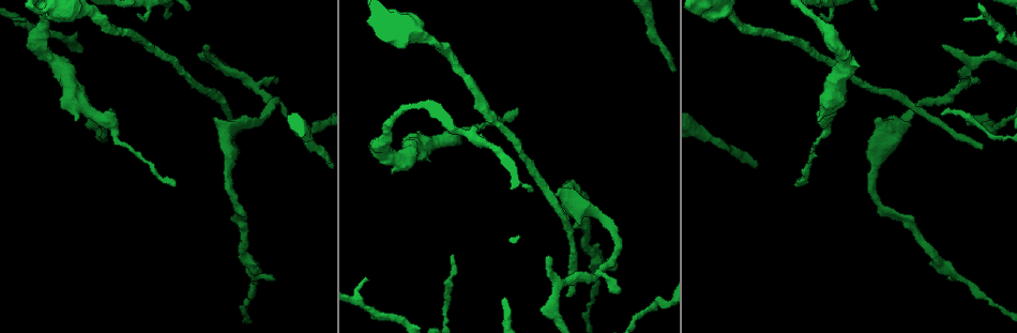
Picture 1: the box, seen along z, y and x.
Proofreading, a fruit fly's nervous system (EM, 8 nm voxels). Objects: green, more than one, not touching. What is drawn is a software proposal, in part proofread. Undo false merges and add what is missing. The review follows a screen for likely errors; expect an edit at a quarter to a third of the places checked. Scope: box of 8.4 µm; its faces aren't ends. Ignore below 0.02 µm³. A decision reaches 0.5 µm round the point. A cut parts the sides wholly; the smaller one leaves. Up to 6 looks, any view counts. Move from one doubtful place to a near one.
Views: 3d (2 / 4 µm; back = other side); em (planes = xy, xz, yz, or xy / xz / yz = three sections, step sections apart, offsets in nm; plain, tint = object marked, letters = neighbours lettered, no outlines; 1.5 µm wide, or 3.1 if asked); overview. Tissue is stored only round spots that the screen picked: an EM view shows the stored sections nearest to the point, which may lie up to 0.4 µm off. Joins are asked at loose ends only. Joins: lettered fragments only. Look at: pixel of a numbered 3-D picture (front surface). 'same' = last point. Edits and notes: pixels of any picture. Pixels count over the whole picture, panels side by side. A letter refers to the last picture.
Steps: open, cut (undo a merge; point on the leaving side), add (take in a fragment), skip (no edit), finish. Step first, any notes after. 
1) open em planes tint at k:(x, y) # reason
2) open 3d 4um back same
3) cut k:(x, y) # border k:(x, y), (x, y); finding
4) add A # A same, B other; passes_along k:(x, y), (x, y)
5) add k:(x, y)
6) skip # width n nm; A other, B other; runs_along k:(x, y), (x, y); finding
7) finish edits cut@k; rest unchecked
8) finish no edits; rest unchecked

open em yz step 4 letters at 1:(204, 46) # tapers out

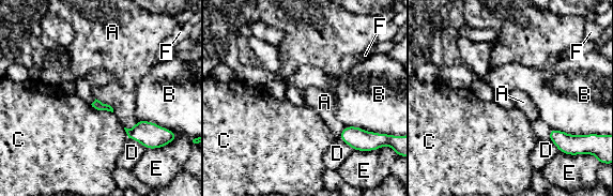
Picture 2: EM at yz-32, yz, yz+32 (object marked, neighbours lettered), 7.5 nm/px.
open em planes letters same # another direction

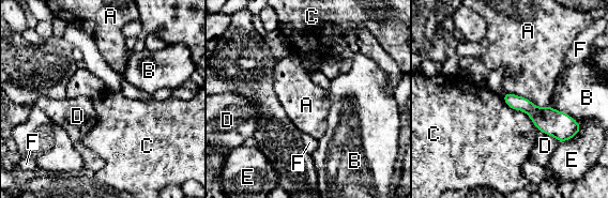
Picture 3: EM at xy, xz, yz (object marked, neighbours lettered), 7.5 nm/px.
skip # width 110 nm; A other, B other, C other, D other, E other, F other; border 3:(506, 91), (549, 105); none of them fits

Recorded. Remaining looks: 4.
open em planes plain at 1:(567, 296) # an open end

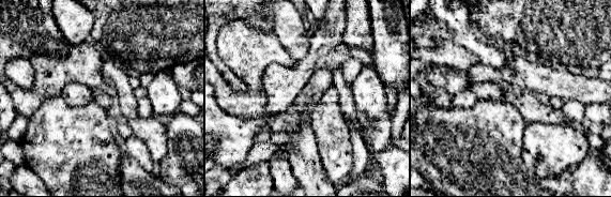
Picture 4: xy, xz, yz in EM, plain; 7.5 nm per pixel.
open em planes letters same

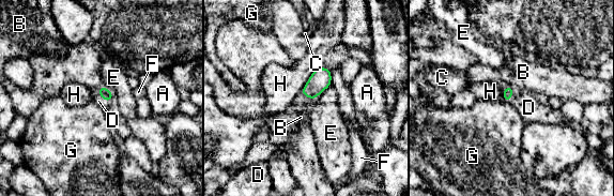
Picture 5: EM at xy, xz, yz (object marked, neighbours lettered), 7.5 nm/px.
add D # A other, B other, C other, D same, E other, F other, G other, H other; passes_along 5:(105, 93), (104, 100), (98, 101); it goes on there

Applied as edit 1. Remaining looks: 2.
open em xy step 4 letters at 1:(618, 264) # an open end

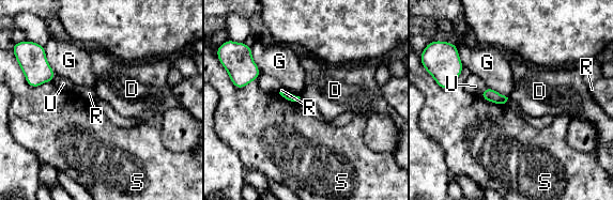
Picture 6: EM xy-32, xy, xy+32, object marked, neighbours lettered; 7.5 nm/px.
open em planes letters same # another direction

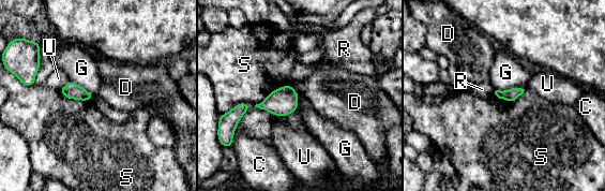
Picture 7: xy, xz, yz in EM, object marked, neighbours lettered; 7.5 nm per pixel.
skip # C other, D other, G other, R other, S other, U other; border 7:(525, 89), (508, 88), (496, 90); none of them fits

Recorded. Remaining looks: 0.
finish edits add@5; rest unchecked

